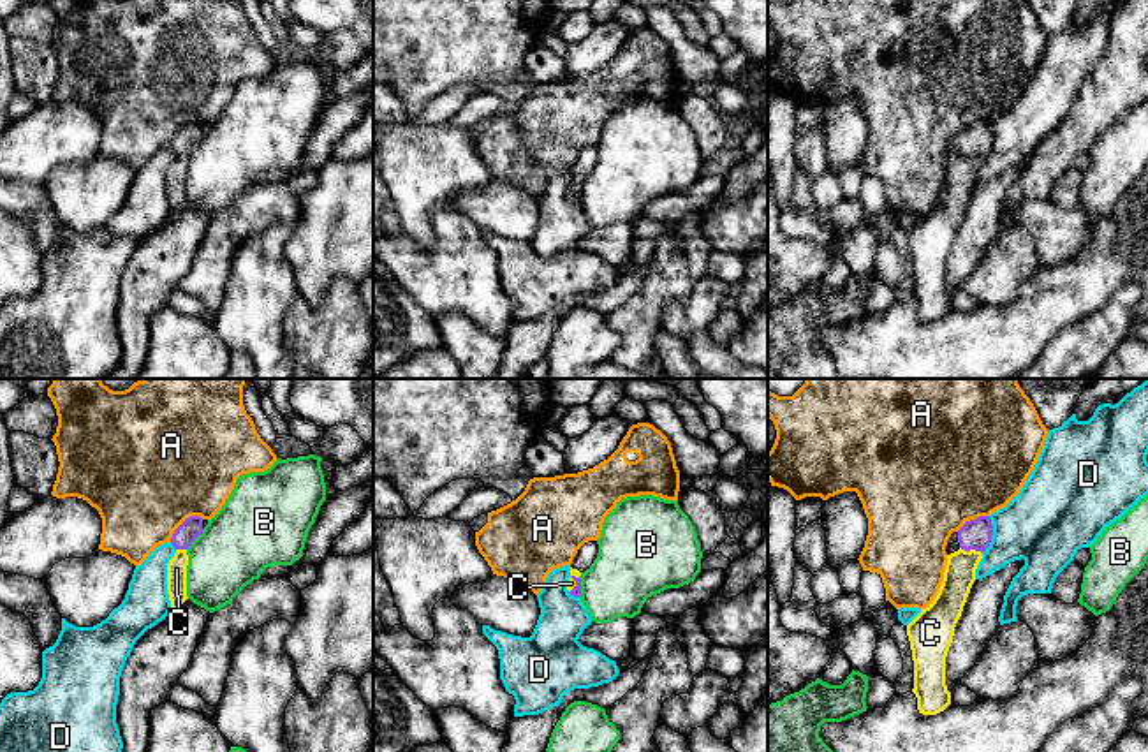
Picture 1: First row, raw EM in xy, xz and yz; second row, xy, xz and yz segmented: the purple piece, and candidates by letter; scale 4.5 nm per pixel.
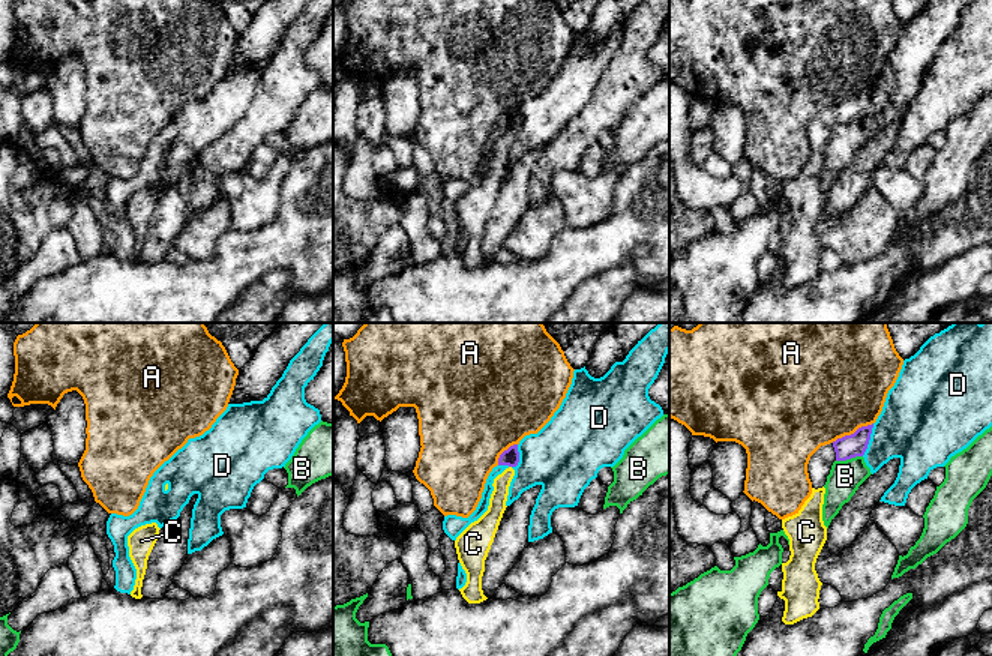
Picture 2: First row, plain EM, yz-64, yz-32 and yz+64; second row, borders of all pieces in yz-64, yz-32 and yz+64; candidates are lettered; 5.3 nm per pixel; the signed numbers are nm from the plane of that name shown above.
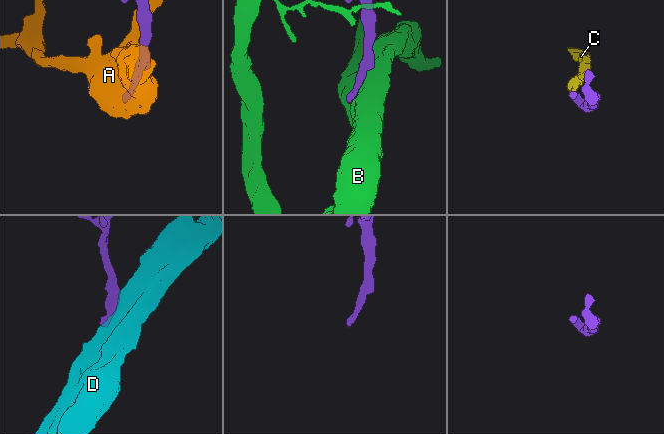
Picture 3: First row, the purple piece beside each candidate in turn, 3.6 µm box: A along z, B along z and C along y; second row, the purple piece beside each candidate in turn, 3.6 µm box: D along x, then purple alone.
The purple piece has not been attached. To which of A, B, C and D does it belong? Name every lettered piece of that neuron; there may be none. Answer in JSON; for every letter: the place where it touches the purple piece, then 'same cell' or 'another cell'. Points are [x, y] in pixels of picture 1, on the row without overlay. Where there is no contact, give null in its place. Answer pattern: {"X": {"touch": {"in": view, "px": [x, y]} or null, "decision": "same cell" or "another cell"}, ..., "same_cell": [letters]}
{"A": {"touch": {"in": "xy", "px": [183, 127]}, "decision": "another cell"}, "B": {"touch": {"in": "xy", "px": [196, 143]}, "decision": "another cell"}, "C": {"touch": {"in": "yz", "px": [971, 154]}, "decision": "same cell"}, "D": {"touch": {"in": "yz", "px": [992, 140]}, "decision": "another cell"}, "same_cell": ["C"]}

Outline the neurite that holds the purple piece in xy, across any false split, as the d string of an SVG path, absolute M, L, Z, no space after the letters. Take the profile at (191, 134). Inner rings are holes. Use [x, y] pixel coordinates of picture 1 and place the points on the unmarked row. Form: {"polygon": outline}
{"polygon": "M187 123L173 139L171 150L176 159L167 169L167 199L171 206L171 217L176 217L187 203L187 171L188 171L188 151L202 139L202 123Z"}

